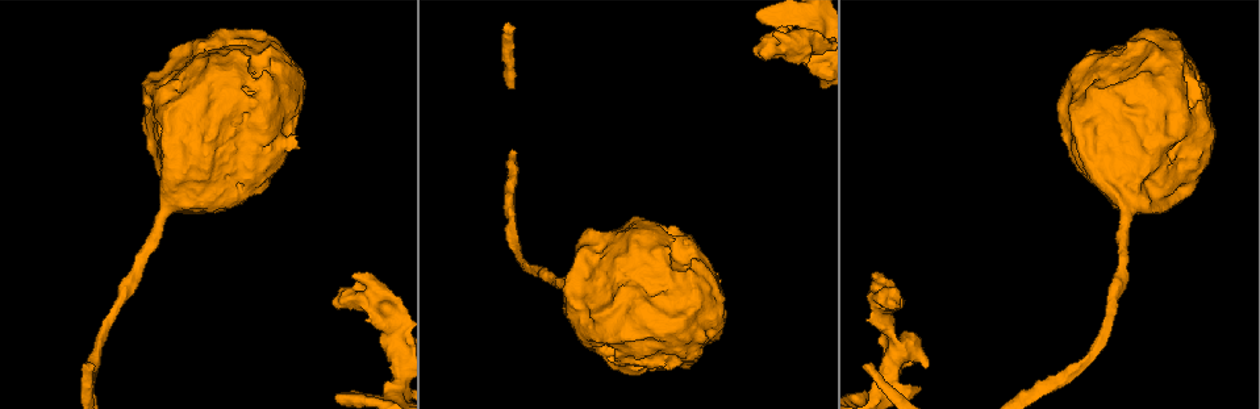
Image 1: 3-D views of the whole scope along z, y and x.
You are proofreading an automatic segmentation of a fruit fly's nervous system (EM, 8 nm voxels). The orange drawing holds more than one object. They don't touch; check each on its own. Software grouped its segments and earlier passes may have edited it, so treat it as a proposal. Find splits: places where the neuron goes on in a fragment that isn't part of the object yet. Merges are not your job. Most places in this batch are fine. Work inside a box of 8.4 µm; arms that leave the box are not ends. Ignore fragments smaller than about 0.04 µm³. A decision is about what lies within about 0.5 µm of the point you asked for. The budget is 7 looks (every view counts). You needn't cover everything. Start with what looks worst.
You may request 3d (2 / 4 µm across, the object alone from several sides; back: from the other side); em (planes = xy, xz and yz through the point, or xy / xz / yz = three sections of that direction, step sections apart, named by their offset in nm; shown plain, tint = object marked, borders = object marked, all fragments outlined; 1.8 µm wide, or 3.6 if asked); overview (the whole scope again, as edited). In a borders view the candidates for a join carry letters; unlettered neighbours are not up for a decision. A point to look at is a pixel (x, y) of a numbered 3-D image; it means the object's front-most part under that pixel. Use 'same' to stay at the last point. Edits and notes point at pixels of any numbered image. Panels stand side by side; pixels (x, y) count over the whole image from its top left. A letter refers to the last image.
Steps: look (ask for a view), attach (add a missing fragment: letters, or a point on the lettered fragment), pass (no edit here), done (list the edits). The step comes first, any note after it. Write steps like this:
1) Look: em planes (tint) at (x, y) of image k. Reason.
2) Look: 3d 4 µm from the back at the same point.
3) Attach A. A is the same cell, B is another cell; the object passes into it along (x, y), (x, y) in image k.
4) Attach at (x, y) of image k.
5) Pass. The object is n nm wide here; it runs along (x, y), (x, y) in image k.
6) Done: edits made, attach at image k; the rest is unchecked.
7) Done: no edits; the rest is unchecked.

Look: em yz step 4 (plain) at (878, 392) of image 1. Abrupt turn.

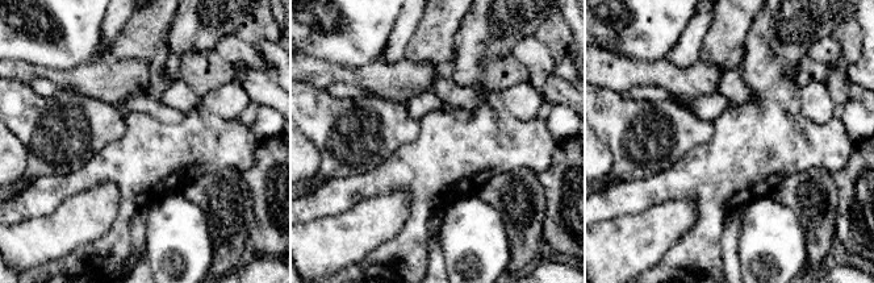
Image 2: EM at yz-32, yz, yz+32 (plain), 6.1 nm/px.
Look: em yz step 4 (tint) at the same point.

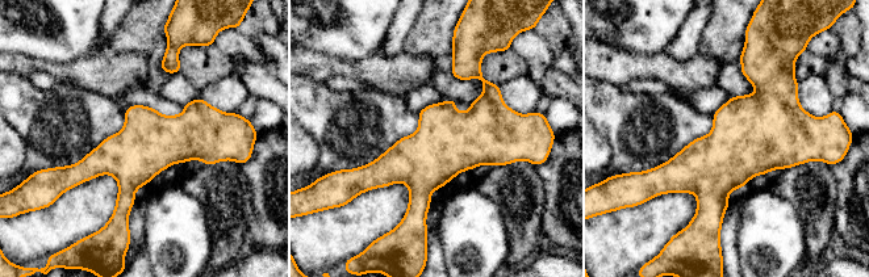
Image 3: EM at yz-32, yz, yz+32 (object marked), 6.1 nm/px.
Look: em yz step 4 (borders) at the same point. What lies round it.

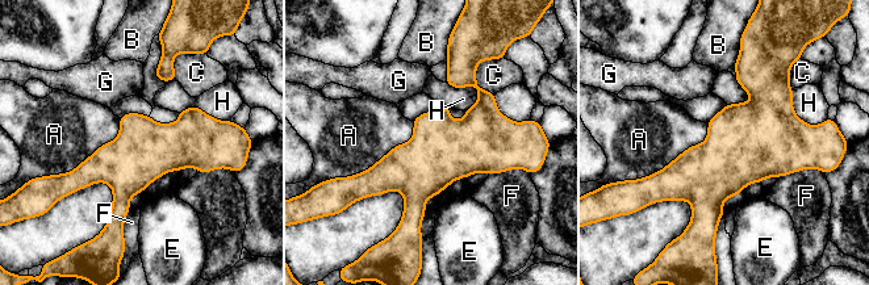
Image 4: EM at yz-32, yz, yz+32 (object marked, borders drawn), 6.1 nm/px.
Pass. A, B, C, E, F, G and H are other cells; a border runs along (120, 118), (113, 139), (50, 175) in image 4; none of them fits.

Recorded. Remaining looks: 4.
Look: em planes (borders) at (782, 53) of image 1. Closes a loop.

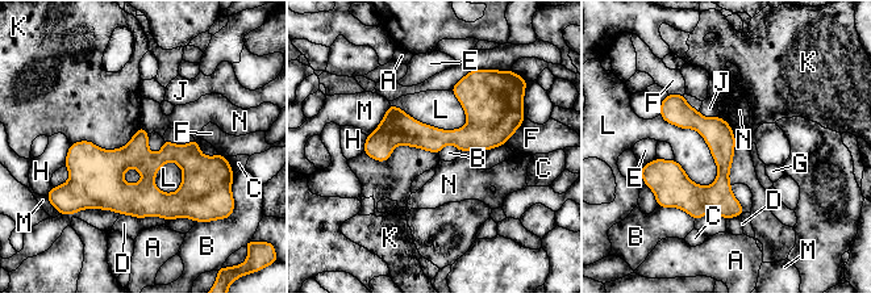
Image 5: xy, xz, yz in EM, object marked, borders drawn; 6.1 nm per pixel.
Pass. A, B, C, D, E, F, G, H, J, K, L, M and N are other cells; it runs along (217, 162), (120, 159), (70, 183) in image 5; no lettered fragment goes on from it.

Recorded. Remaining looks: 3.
Look: em 3.6 µm planes (tint) at (169, 101) of image 1. Stops while still wide.

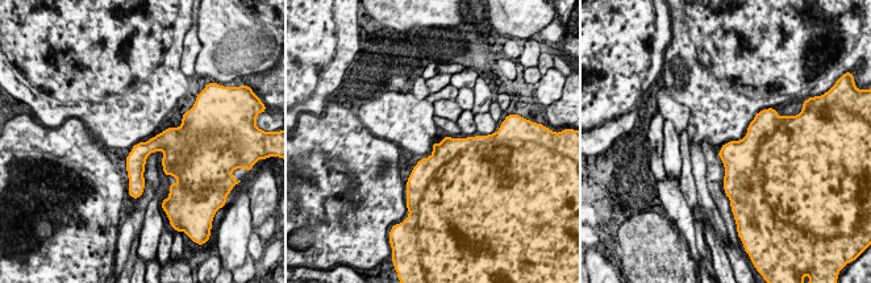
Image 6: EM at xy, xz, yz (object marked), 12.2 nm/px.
Look: em 3.6 µm planes (borders) at the same point. What lies round it.

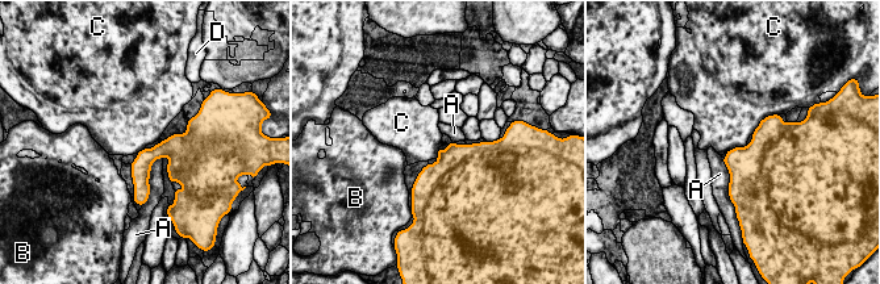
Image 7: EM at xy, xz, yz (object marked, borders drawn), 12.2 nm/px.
Pass. A, B, C and D are other cells; a border runs along (766, 116), (751, 133) in image 7; no lettered fragment goes on from it.

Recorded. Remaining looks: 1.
Done: no edits; the rest is unchecked.

